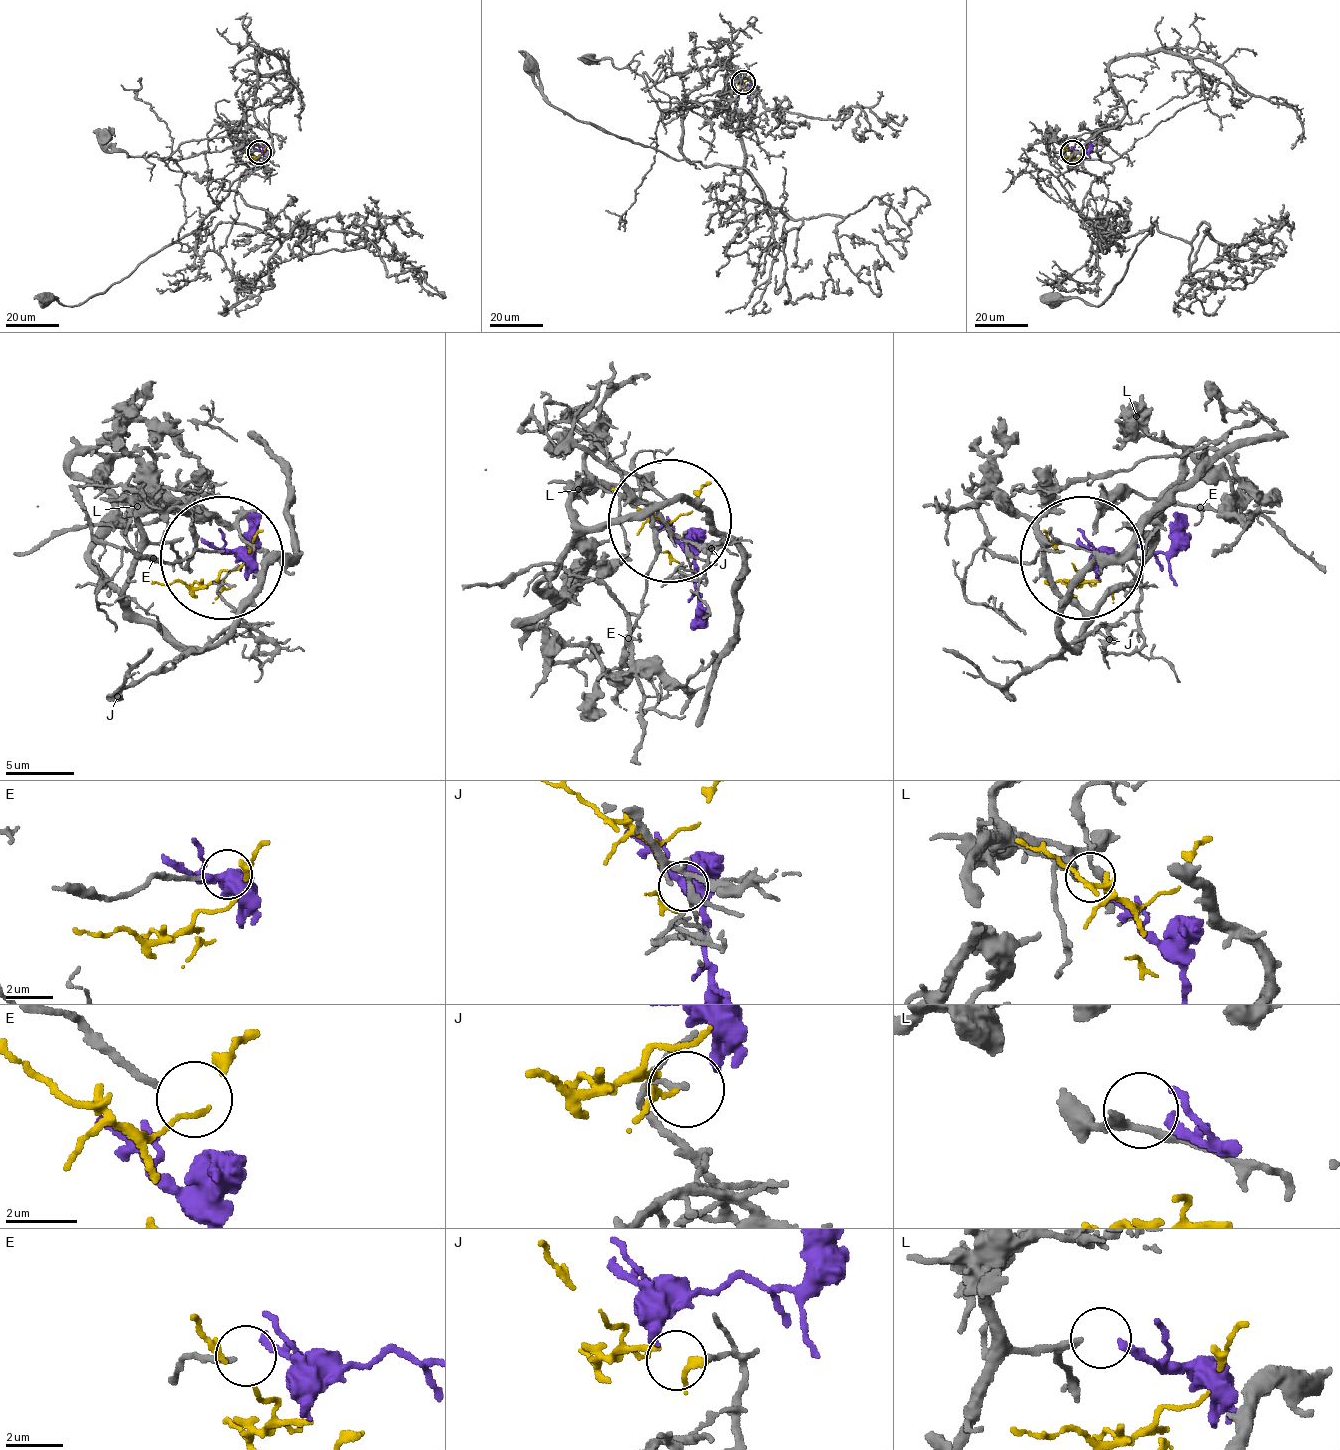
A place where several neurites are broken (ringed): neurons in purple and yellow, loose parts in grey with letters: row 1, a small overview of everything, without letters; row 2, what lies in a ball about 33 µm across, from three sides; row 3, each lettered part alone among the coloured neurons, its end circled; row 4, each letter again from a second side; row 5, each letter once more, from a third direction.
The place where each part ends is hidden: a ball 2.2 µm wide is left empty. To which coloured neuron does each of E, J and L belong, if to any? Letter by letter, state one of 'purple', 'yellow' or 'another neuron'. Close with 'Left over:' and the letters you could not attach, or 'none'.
E: another neuron
J: yellow
L: purple
Left over: E

